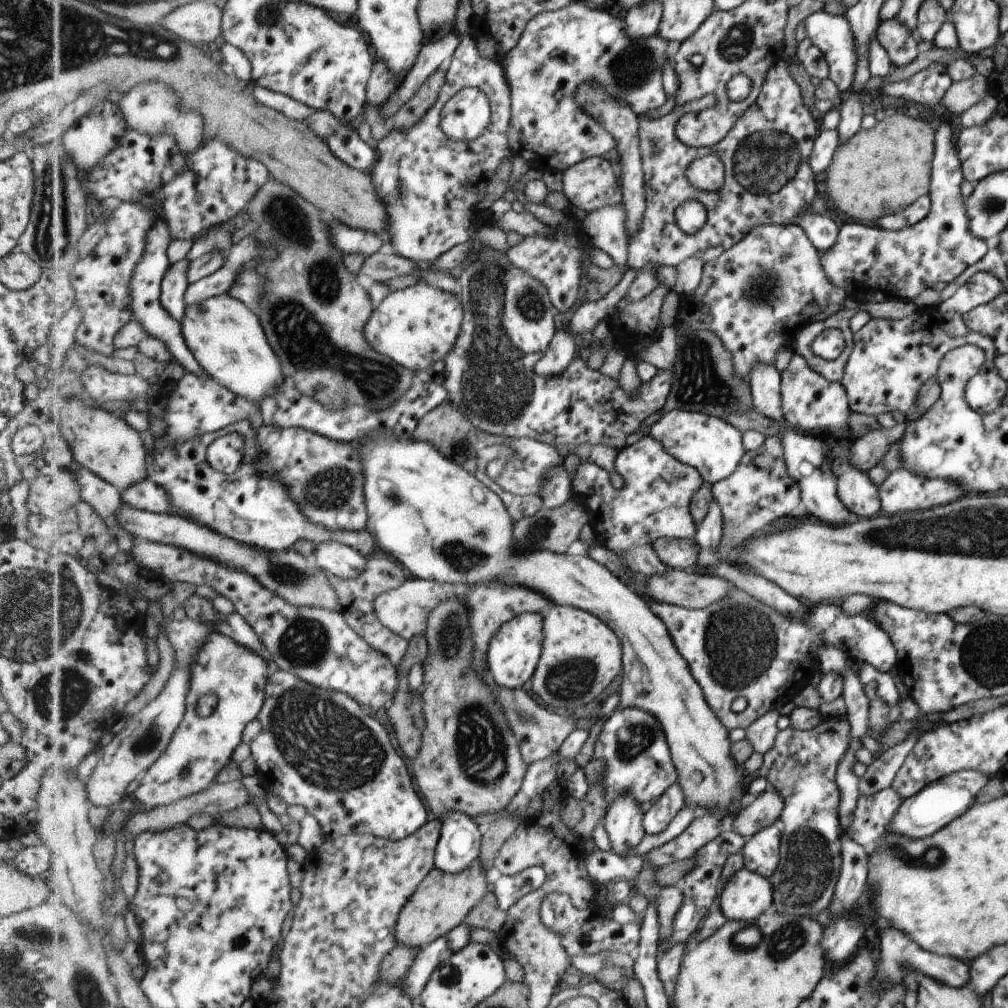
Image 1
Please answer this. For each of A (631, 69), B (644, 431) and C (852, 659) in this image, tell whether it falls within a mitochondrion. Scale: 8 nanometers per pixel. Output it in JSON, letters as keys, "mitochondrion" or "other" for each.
{"A":"mitochondrion","B":"other","C":"other"}

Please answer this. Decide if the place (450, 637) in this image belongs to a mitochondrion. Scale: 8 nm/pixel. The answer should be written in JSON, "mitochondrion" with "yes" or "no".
{"mitochondrion":"yes"}

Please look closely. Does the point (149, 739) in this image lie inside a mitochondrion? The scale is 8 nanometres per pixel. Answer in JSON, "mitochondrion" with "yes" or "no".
{"mitochondrion":"yes"}

